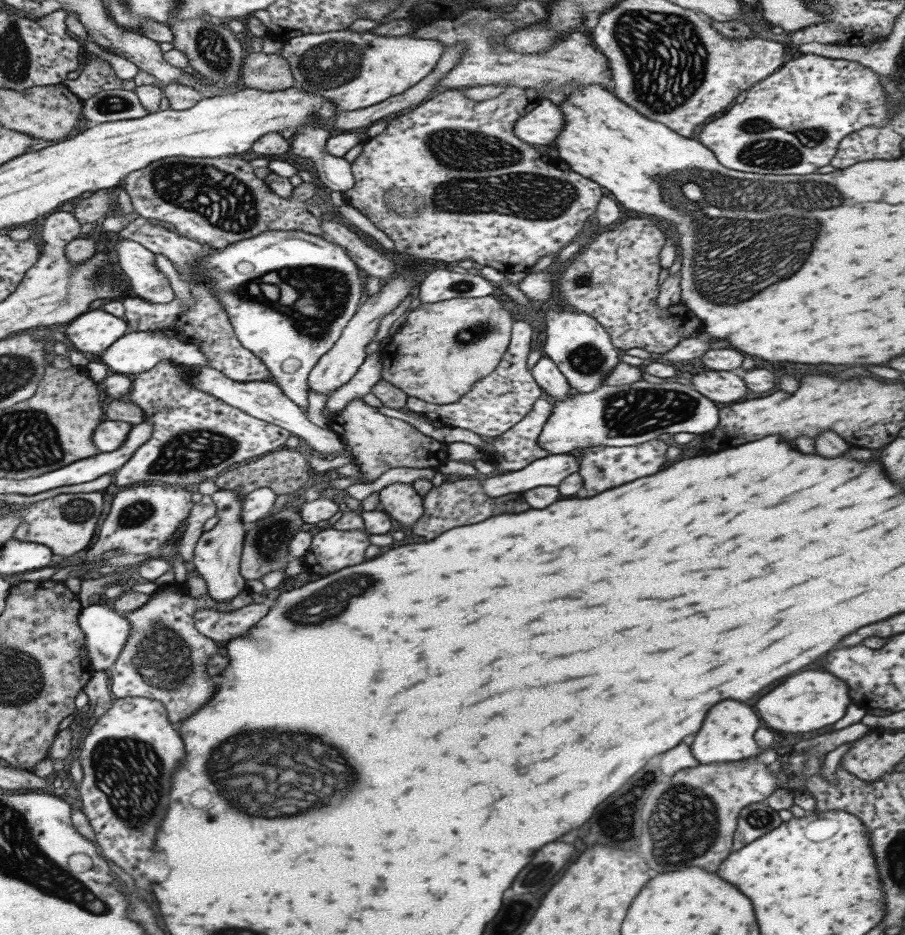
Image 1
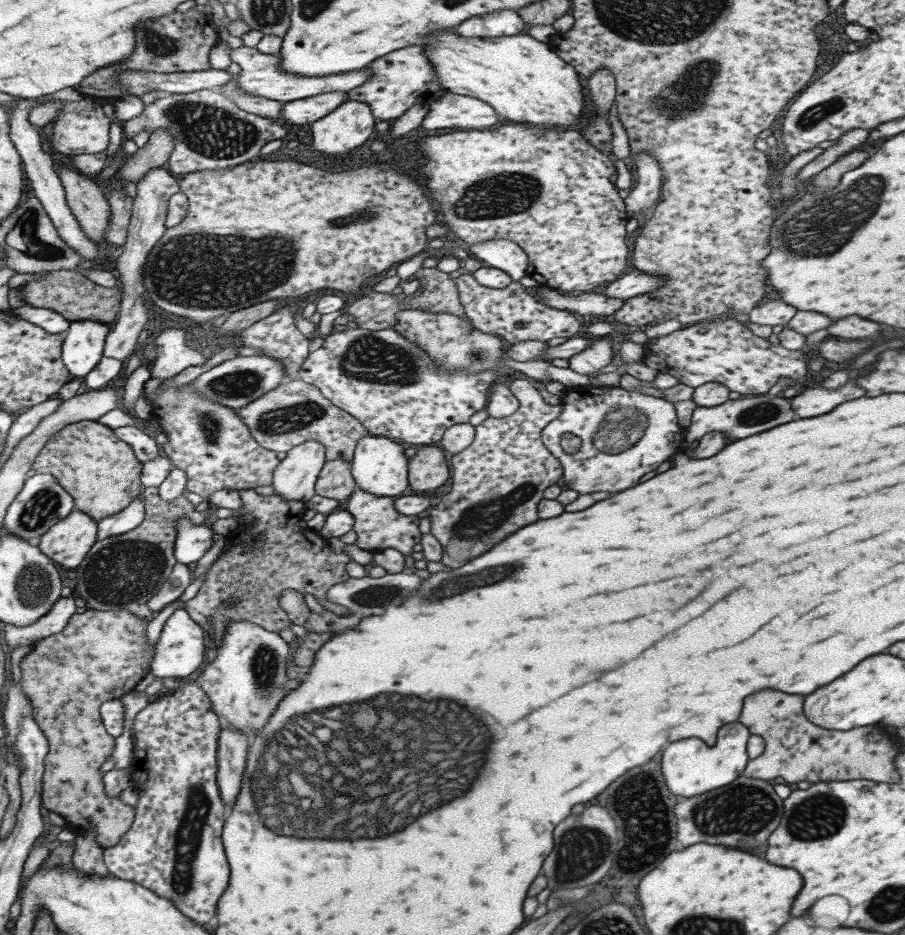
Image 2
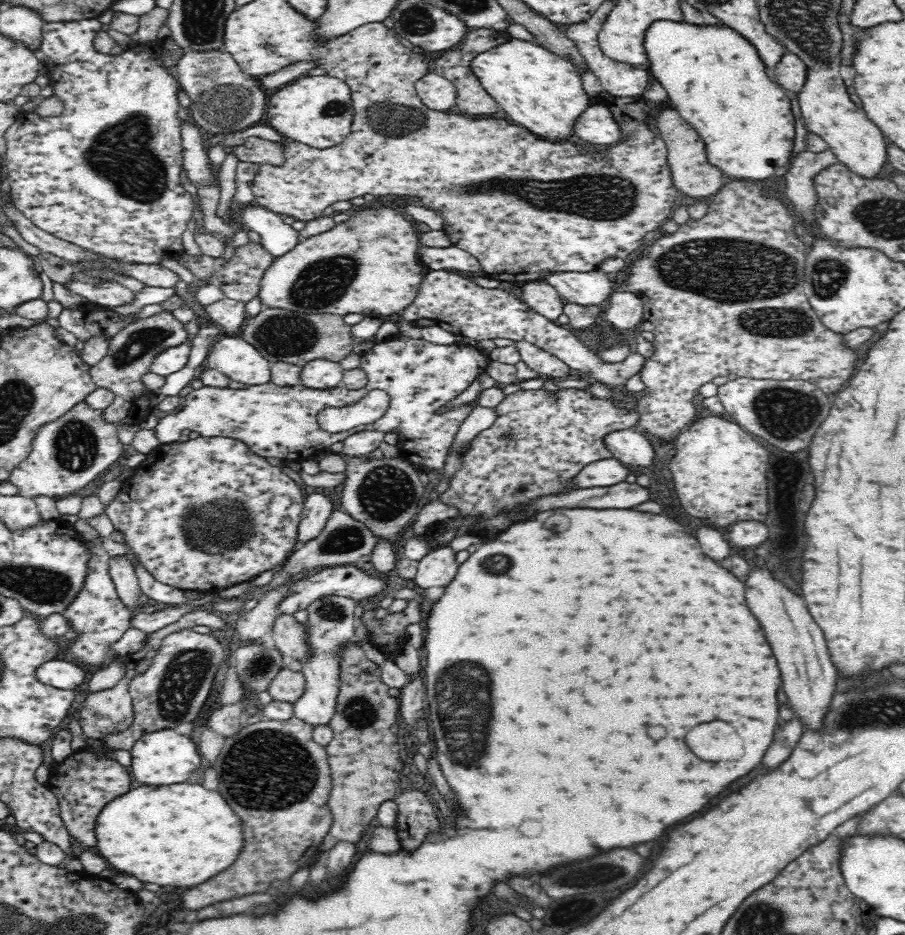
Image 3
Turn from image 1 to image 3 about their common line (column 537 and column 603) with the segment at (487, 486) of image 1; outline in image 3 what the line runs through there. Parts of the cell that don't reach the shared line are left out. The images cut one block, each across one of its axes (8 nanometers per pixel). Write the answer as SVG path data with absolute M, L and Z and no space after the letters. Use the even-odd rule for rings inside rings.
M612 458L588 464L580 474L574 476L576 484L580 488L602 488L602 486L614 486L622 480L626 480L628 469L626 465Z

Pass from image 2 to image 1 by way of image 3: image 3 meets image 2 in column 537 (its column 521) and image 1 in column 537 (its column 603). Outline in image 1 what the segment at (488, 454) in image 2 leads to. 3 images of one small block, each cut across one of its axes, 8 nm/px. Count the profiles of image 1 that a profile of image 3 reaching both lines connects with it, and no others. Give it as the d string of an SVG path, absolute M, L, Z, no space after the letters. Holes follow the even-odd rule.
M540 398L526 417L510 430L485 439L494 450L488 462L496 467L496 473L518 471L536 460L551 456L538 445L538 438L553 408L553 403Z

